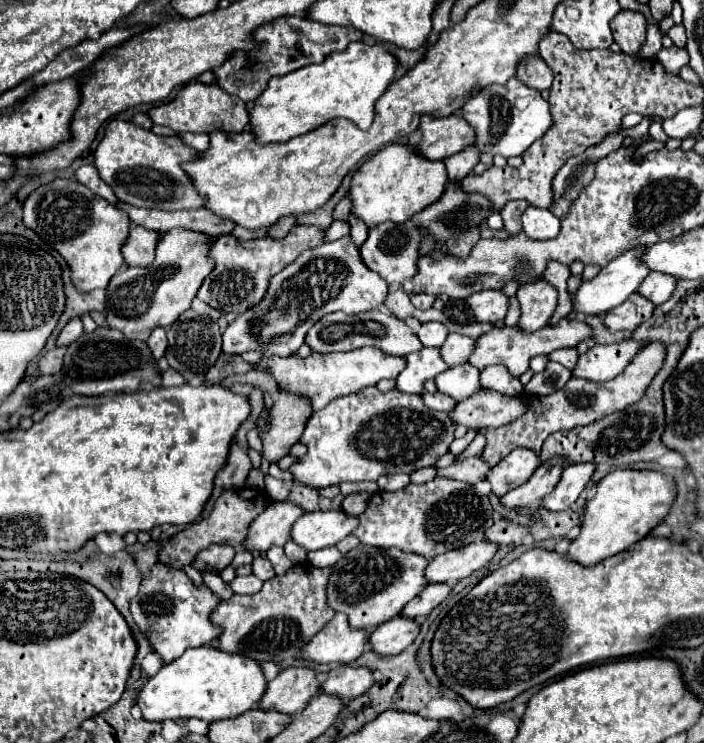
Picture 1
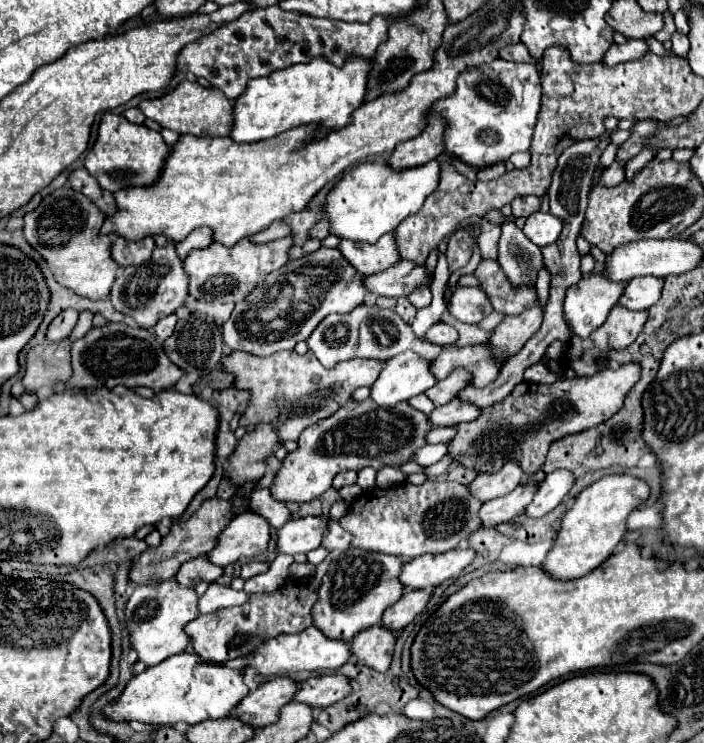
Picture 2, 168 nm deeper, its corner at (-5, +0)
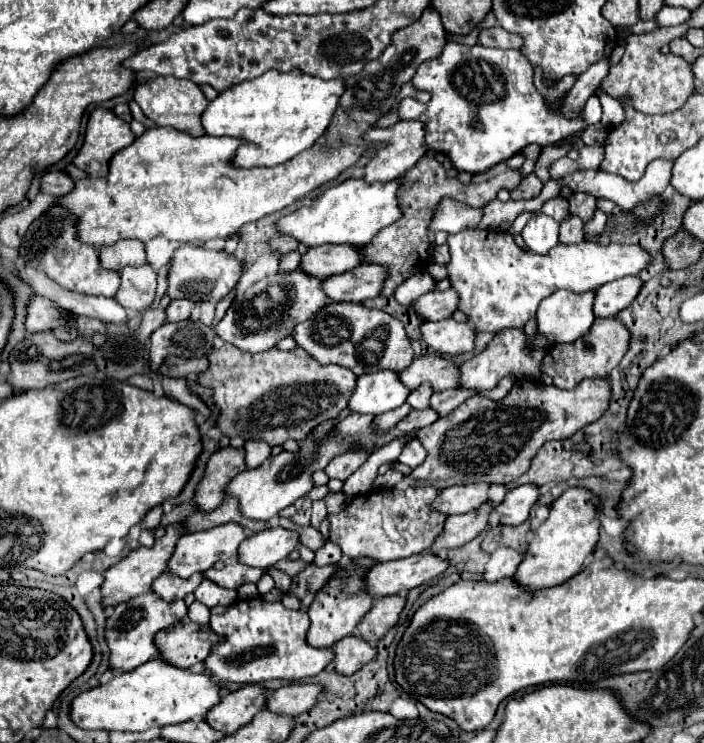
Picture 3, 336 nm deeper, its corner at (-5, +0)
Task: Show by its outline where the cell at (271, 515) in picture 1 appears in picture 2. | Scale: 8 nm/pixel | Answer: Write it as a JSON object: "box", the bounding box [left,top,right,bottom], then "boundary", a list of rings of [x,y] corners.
{"box":[206,510,270,566],"boundary":[[[246,510],[226,526],[226,530],[218,538],[214,552],[208,552],[206,556],[218,566],[228,566],[236,564],[238,560],[256,558],[268,550],[270,536],[270,522],[262,514]]]}

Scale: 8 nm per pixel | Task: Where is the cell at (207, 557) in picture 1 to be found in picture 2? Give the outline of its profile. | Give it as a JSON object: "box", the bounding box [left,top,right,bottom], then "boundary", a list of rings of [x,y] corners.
{"box":[176,556,224,586],"boundary":[[[198,556],[198,558],[182,564],[182,568],[176,574],[176,580],[182,586],[196,586],[198,582],[214,582],[222,574],[224,574],[222,566],[210,564],[210,560],[206,556]]]}

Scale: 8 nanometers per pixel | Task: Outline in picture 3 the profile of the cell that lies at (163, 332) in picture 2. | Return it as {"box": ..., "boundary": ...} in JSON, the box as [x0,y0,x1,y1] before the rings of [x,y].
{"box":[166,300,194,322],"boundary":[[[172,300],[166,308],[166,322],[182,322],[190,316],[194,308],[192,300]]]}

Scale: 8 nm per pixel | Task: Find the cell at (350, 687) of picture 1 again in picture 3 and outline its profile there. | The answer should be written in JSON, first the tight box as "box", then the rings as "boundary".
{"box":[266,684,322,716],"boundary":[[[286,684],[266,698],[266,710],[274,714],[286,714],[286,716],[298,716],[302,712],[308,712],[314,704],[318,694],[322,692],[322,686],[318,684]]]}

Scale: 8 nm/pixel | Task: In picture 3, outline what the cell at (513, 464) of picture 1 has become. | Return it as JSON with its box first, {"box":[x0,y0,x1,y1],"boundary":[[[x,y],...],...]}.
{"box":[434,482,488,516],"boundary":[[[484,482],[460,484],[442,490],[434,500],[434,510],[448,516],[466,514],[476,510],[484,502],[488,502],[488,484]]]}

